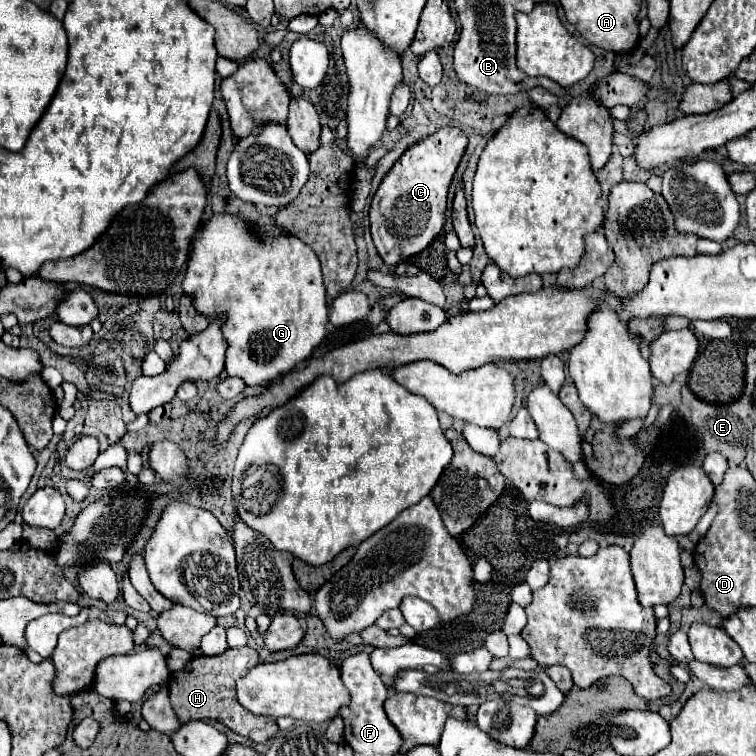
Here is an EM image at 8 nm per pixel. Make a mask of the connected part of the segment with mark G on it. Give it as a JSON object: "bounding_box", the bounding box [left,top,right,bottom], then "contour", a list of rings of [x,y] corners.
{"bounding_box":[183,214,327,386],"contour":[[[211,214],[191,240],[183,294],[191,298],[193,308],[209,322],[223,320],[223,336],[227,340],[225,370],[229,376],[241,378],[247,386],[269,382],[287,374],[299,362],[307,360],[321,344],[327,330],[327,292],[321,278],[317,254],[291,234],[267,236],[255,232],[253,226],[235,214]]]}

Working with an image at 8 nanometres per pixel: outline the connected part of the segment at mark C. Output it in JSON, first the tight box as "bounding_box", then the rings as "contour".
{"bounding_box":[369,128,469,266],"contour":[[[441,128],[409,146],[381,180],[369,210],[371,236],[387,266],[425,250],[445,226],[447,194],[469,140],[459,128]]]}

